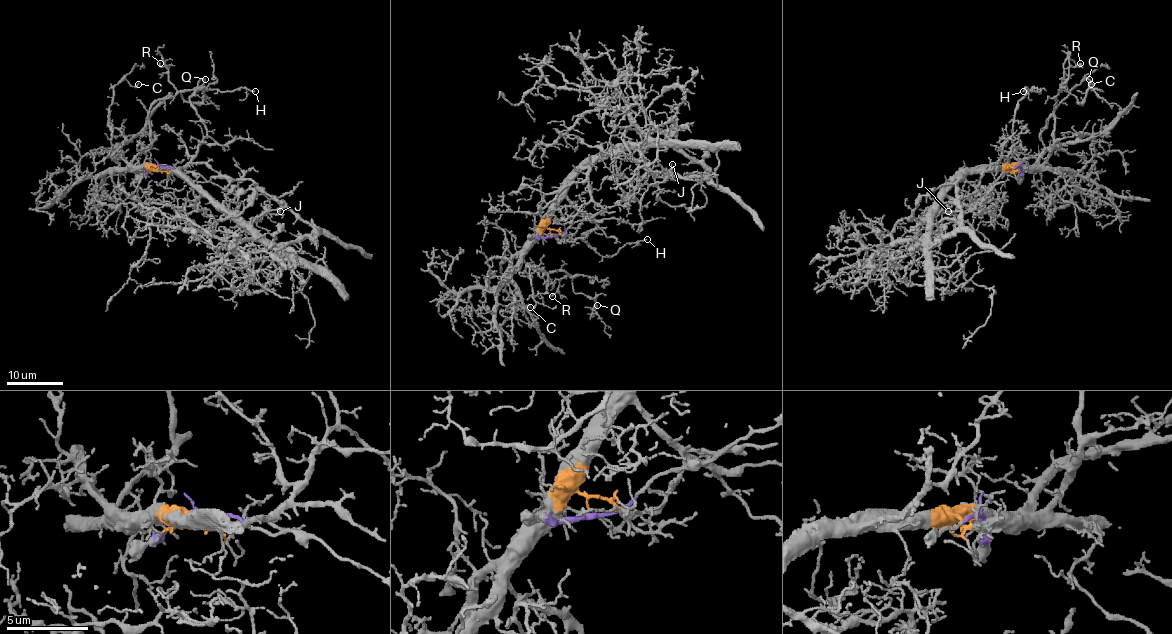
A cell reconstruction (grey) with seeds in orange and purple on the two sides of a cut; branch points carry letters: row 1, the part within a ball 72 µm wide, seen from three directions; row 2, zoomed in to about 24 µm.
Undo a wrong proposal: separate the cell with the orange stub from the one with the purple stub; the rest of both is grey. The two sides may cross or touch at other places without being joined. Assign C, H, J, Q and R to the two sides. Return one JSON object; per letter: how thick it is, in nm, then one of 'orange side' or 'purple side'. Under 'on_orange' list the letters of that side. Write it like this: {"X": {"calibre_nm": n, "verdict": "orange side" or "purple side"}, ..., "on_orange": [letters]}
{"C": {"calibre_nm": 150, "verdict": "orange side"}, "H": {"calibre_nm": 150, "verdict": "orange side"}, "J": {"calibre_nm": 140, "verdict": "purple side"}, "Q": {"calibre_nm": 120, "verdict": "orange side"}, "R": {"calibre_nm": 170, "verdict": "orange side"}, "on_orange": ["C", "H", "Q", "R"]}

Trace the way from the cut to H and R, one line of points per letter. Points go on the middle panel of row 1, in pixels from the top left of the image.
H: (550, 235), (551, 211), (566, 198), (598, 226), (581, 236), (602, 256), (647, 239)
R: (550, 235), (546, 228), (523, 260), (542, 271), (564, 271), (568, 275), (561, 278), (551, 296)

